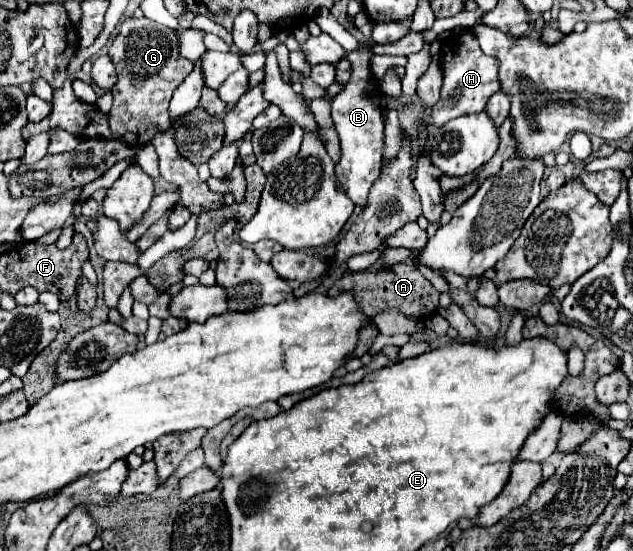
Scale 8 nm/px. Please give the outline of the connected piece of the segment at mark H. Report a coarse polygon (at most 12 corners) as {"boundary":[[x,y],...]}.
{"boundary":[[474,34],[442,42],[442,98],[428,124],[476,114],[500,90]]}

